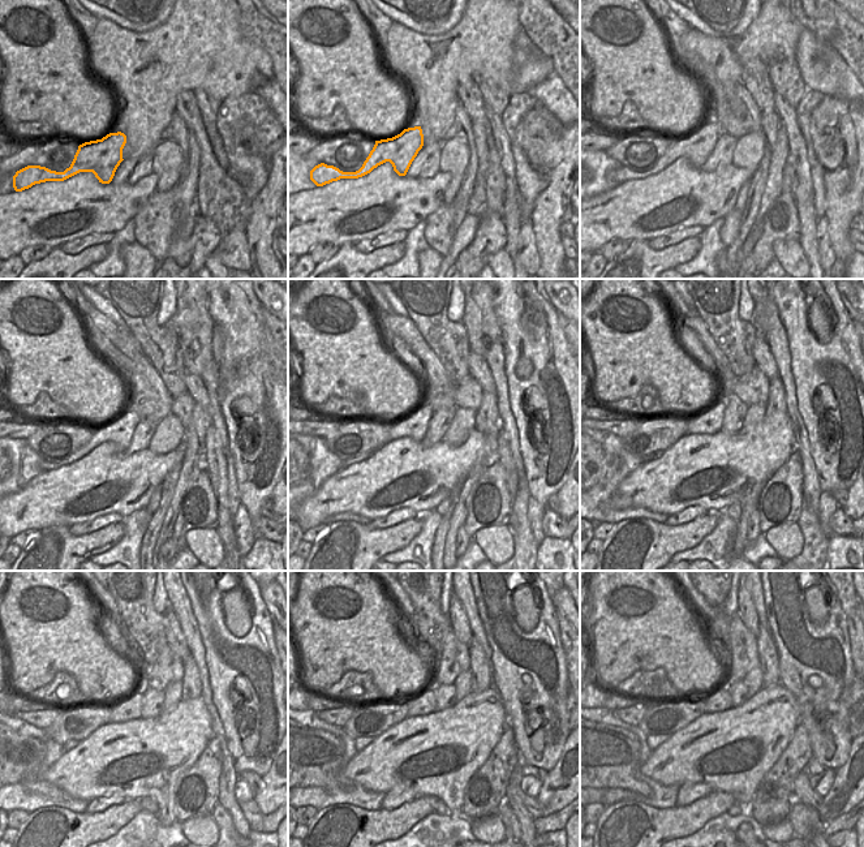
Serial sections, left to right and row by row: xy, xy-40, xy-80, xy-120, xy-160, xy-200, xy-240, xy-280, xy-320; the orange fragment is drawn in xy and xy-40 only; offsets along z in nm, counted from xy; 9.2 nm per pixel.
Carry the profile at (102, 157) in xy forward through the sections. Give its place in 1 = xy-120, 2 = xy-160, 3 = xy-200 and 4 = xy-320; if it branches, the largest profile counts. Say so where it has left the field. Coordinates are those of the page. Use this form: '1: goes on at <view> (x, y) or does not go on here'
1: goes on at xy-120 (120, 430)
2: goes on at xy-160 (415, 425)
3: goes on at xy-200 (709, 421)
4: goes on at xy-320 (718, 700)

